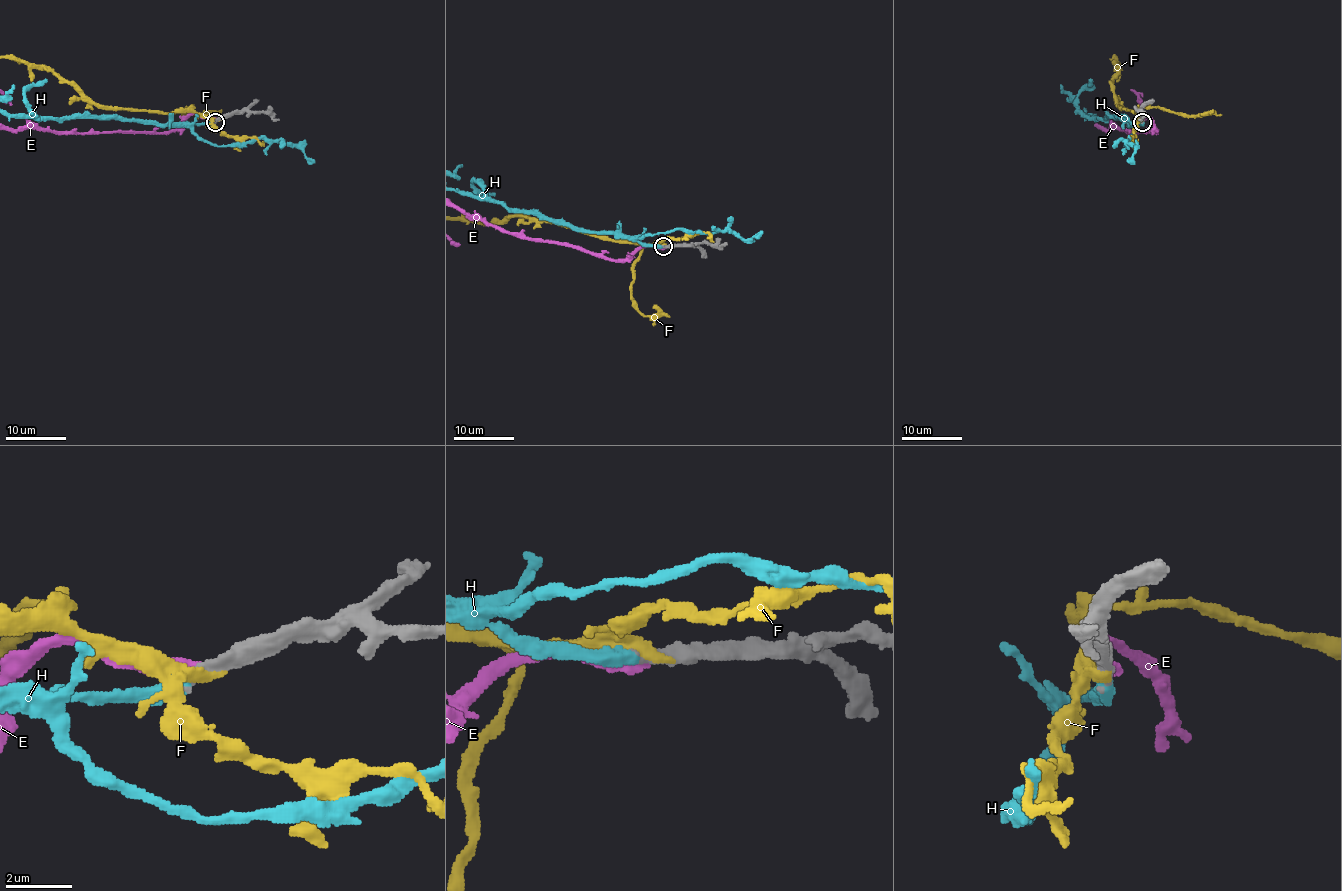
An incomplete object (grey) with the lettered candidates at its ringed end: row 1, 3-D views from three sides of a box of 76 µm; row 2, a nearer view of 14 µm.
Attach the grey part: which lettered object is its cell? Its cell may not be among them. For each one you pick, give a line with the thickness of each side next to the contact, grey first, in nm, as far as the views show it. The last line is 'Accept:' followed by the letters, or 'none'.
H: 320/480 nm
Accept: H

